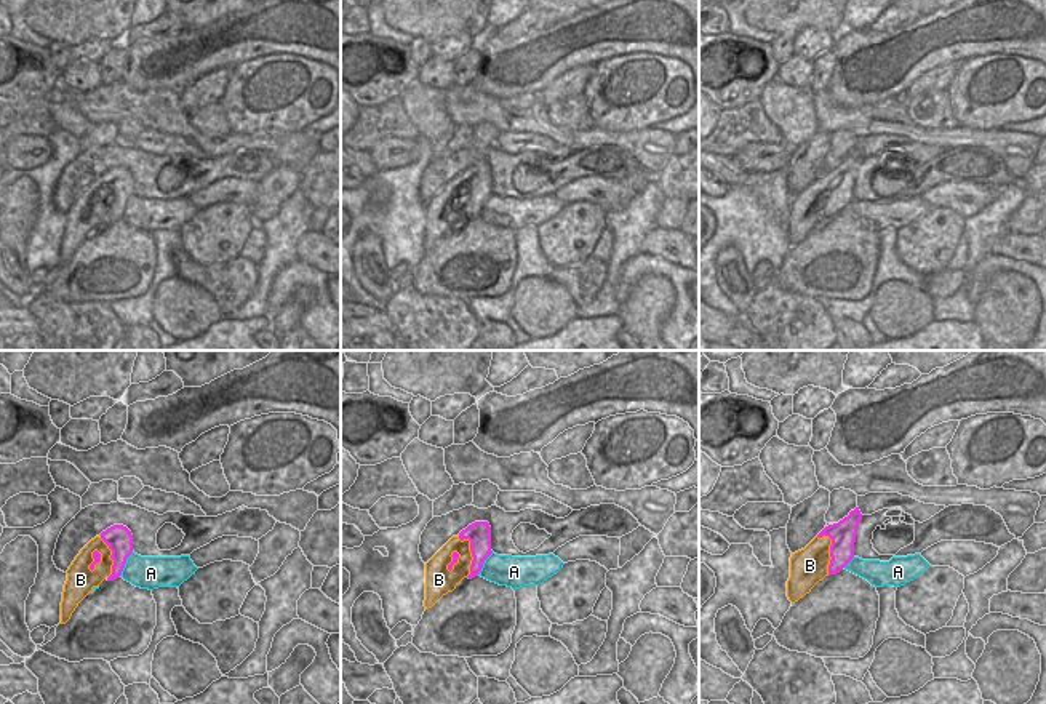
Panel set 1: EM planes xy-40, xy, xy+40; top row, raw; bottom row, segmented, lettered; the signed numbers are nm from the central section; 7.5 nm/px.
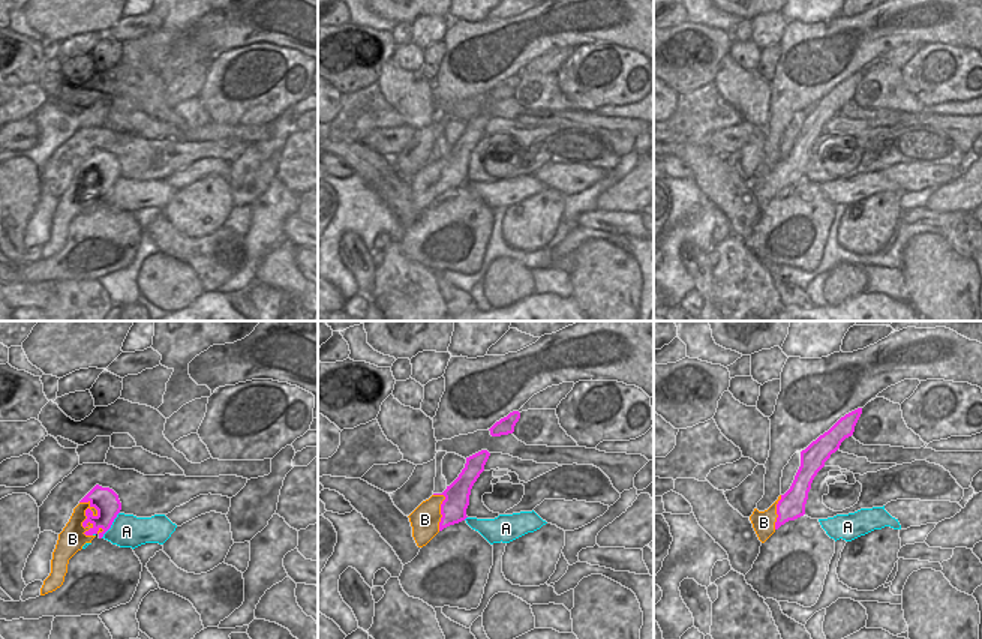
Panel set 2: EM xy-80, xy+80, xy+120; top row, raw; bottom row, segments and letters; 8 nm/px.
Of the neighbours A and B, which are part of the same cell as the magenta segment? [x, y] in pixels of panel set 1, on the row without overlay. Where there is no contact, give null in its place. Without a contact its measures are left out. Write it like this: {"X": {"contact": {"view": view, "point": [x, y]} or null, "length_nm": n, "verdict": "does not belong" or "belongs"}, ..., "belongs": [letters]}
{"A": {"contact": {"view": "xy-40", "point": [125, 204]}, "length_nm": 200, "verdict": "does not belong"}, "B": {"contact": {"view": "xy", "point": [471, 192]}, "length_nm": 340, "verdict": "belongs"}, "belongs": ["B"]}

